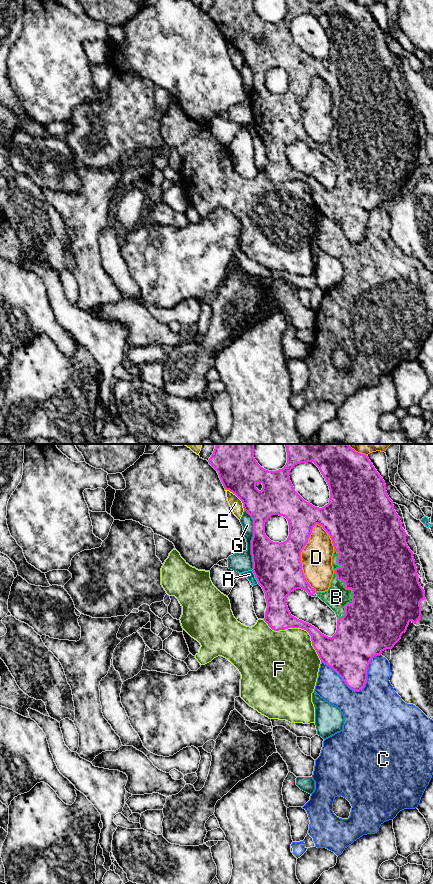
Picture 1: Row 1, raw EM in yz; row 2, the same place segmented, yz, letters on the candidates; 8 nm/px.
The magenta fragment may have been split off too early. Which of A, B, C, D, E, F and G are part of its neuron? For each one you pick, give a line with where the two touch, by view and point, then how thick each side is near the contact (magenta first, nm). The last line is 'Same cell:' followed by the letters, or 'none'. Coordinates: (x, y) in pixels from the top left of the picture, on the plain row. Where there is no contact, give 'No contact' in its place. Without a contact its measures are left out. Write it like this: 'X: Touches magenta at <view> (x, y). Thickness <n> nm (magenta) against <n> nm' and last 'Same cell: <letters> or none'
B: Touches magenta at yz (344, 139). Thickness 440 nm (magenta) against 190 nm
Same cell: B

